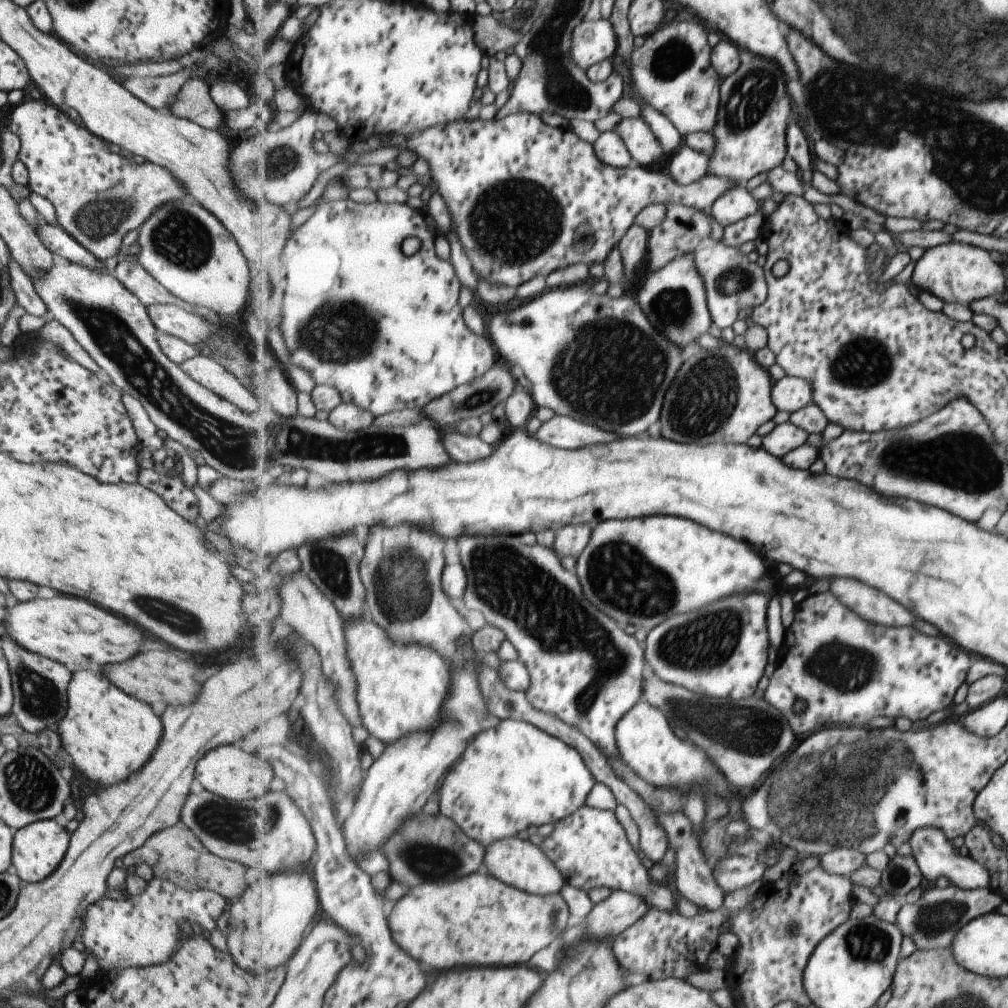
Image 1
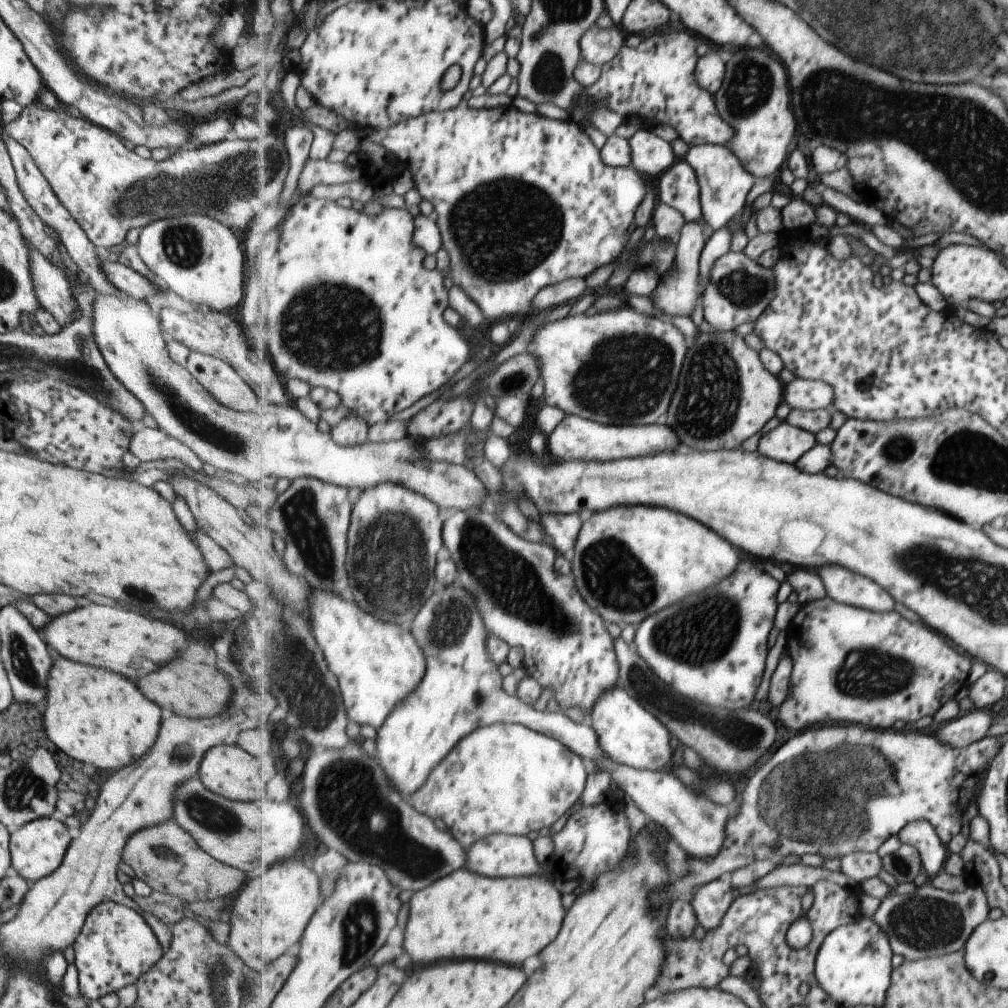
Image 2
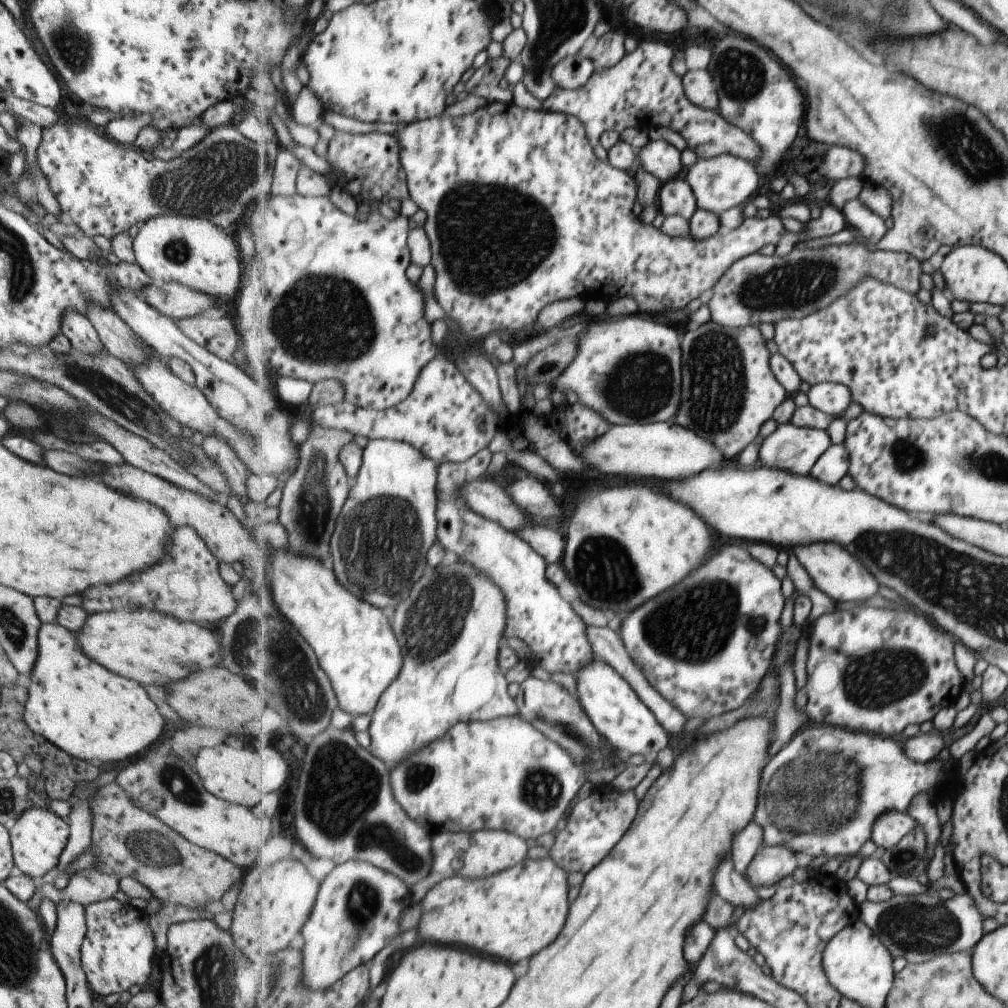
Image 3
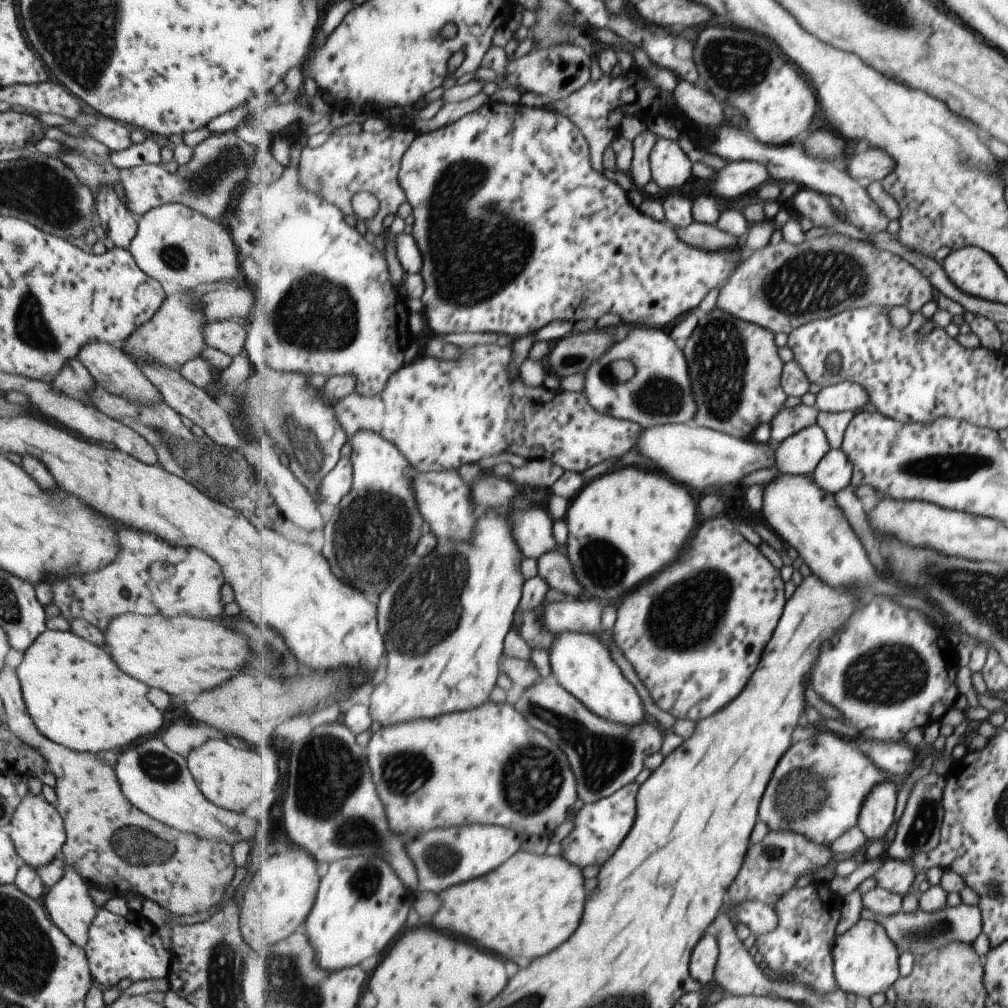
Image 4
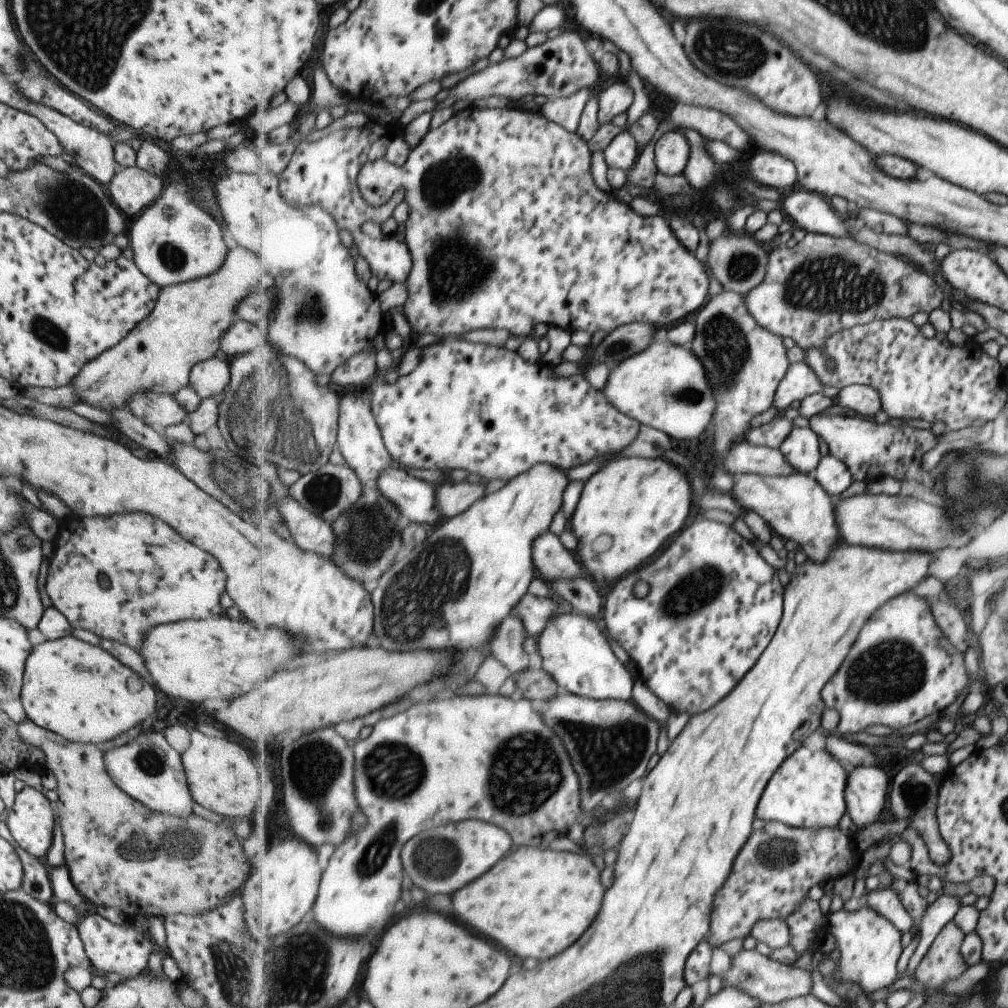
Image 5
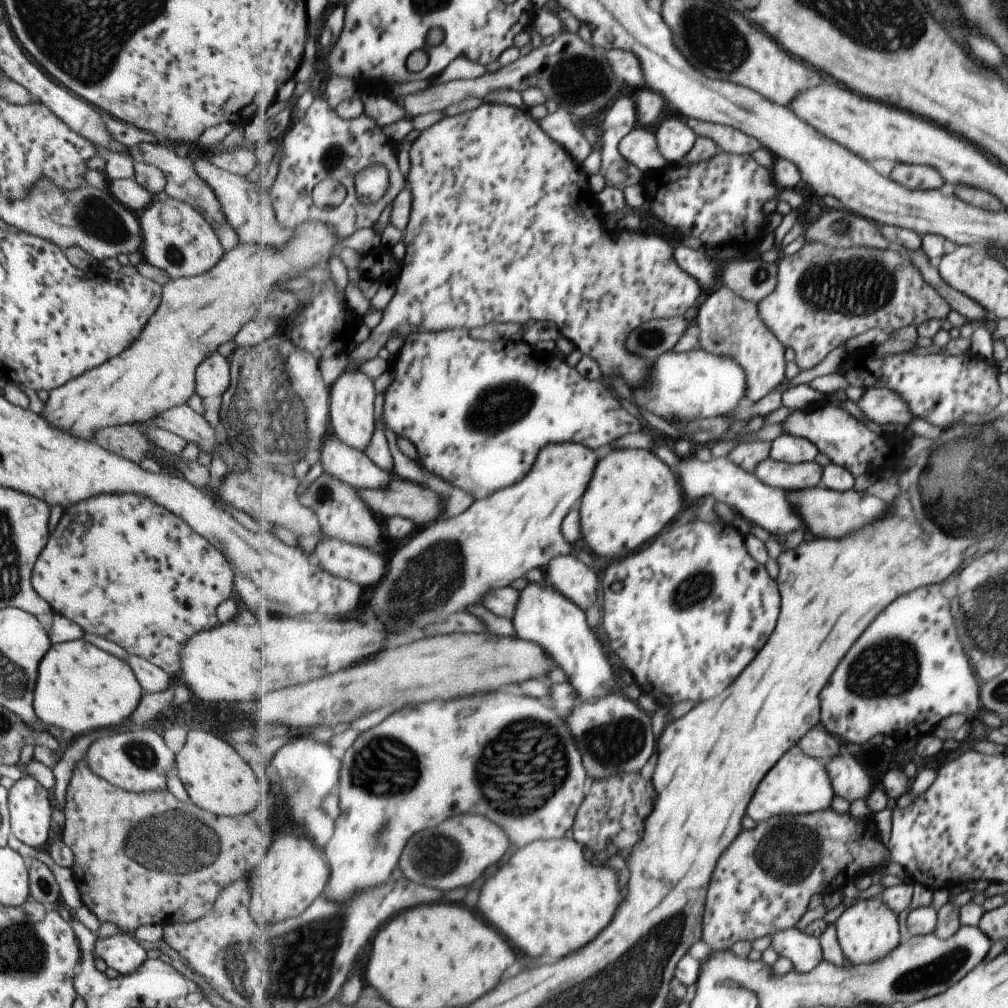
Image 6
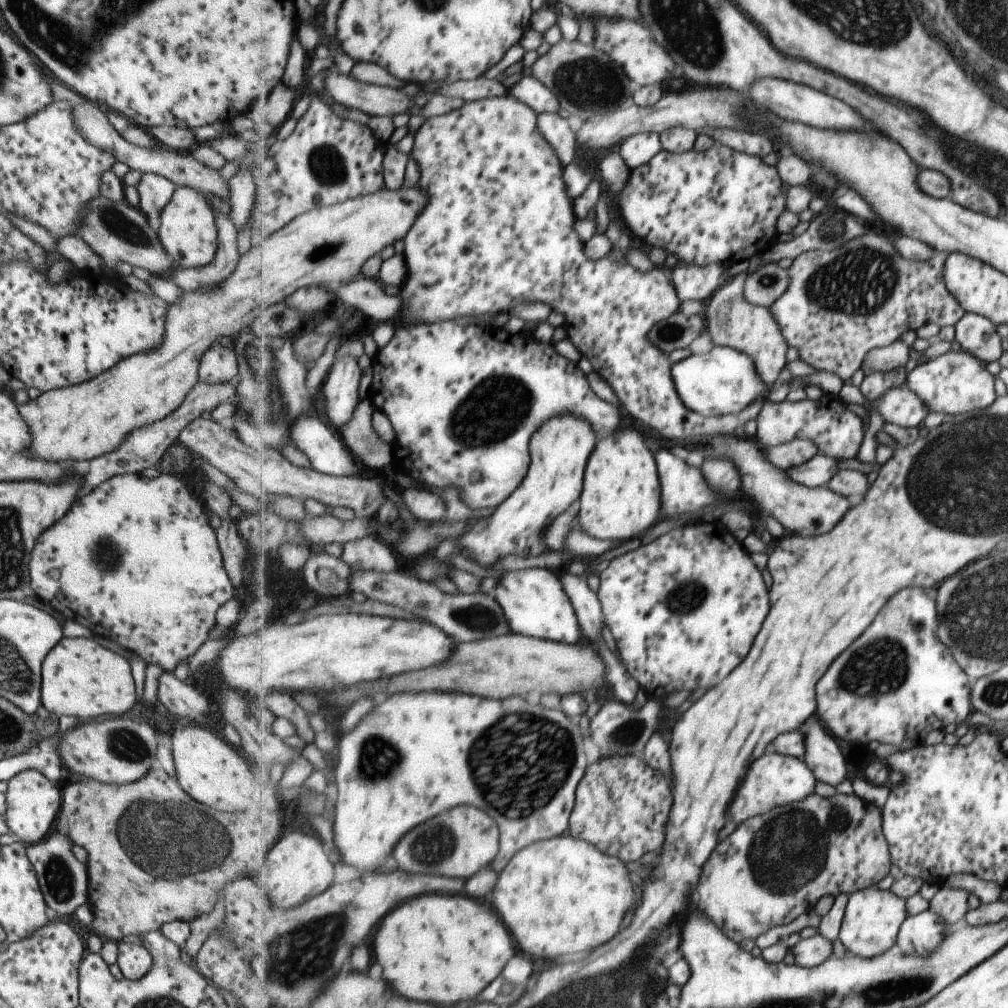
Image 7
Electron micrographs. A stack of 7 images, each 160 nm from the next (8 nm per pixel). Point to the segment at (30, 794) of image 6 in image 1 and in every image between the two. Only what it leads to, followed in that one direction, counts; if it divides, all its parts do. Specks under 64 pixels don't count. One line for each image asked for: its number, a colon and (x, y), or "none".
1: (36, 849)
2: (36, 848)
3: (38, 836)
4: (36, 831)
5: (30, 822)

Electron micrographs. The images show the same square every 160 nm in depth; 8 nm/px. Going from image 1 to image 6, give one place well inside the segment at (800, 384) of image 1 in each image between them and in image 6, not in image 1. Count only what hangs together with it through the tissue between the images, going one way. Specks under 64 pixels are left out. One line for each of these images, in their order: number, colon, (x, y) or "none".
2: (807, 394)
3: (833, 398)
4: (844, 396)
5: (863, 399)
6: (879, 405)

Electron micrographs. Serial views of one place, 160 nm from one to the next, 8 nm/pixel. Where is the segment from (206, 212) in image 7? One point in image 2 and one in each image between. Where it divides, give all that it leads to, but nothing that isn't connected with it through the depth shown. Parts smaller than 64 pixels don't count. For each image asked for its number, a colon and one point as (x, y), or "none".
2: (202, 261)
3: (191, 251)
4: (179, 248)
5: (173, 241)
6: (176, 239)

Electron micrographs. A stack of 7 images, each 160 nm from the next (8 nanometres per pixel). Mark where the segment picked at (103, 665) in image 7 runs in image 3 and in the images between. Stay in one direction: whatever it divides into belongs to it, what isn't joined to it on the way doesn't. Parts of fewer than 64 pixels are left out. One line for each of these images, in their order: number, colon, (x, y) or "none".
3: (86, 711)
4: (75, 696)
5: (77, 690)
6: (78, 688)

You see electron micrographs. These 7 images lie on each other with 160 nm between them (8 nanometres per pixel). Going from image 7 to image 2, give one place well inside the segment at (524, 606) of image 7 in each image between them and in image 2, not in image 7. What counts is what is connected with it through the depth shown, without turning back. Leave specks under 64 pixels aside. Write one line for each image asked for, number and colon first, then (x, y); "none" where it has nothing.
2: (628, 733)
3: (623, 718)
4: (581, 663)
5: (575, 651)
6: (544, 616)

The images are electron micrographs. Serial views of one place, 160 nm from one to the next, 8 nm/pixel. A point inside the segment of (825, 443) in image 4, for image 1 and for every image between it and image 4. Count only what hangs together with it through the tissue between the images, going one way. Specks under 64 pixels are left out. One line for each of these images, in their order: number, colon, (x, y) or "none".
1: (784, 438)
2: (786, 443)
3: (794, 448)

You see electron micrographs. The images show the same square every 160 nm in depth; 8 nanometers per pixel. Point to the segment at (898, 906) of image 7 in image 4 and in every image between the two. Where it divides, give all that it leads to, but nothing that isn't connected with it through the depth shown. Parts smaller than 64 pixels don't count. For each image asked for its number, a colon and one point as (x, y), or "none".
4: (866, 961)
5: (870, 946)
6: (868, 931)

